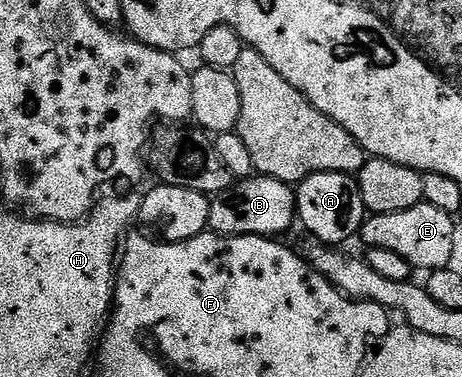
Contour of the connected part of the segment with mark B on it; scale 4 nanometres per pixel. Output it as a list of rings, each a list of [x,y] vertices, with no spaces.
[[[253,176],[237,181],[232,189],[211,199],[212,211],[208,225],[211,233],[229,236],[284,236],[297,221],[296,192],[289,183],[263,176]]]

